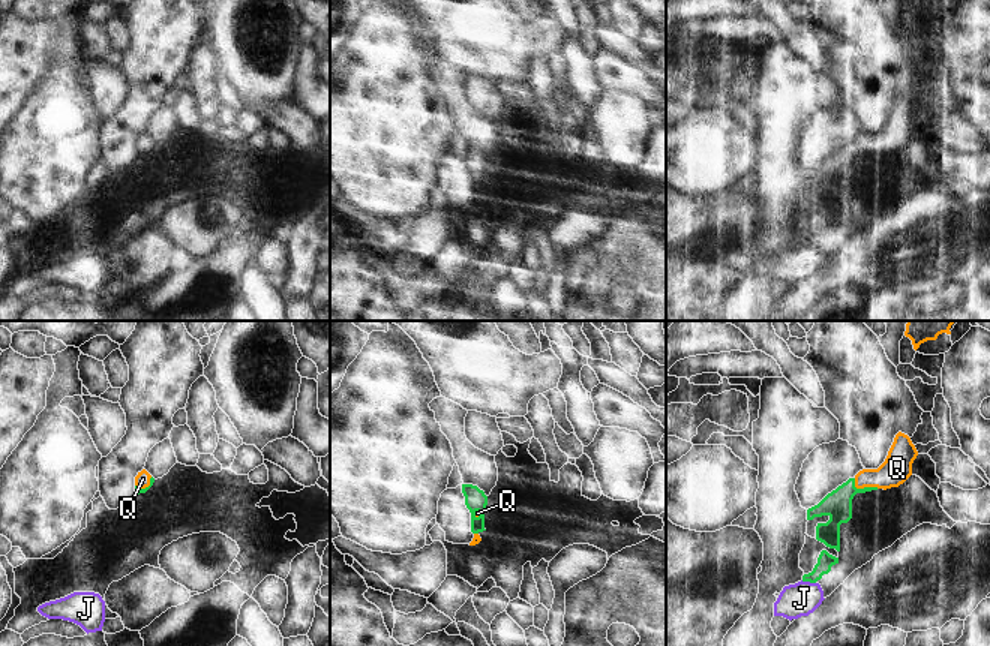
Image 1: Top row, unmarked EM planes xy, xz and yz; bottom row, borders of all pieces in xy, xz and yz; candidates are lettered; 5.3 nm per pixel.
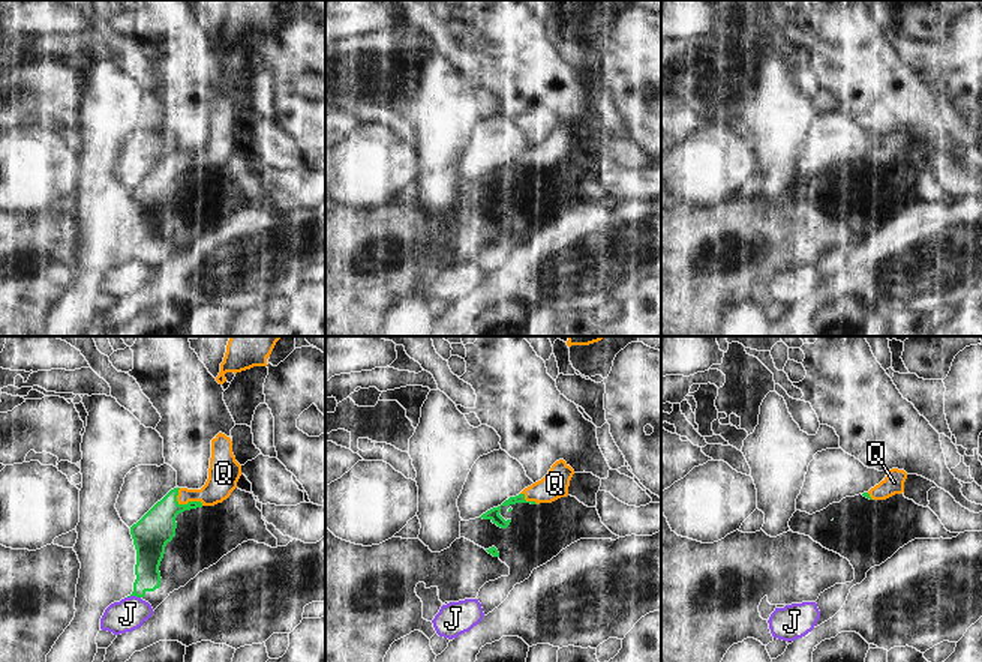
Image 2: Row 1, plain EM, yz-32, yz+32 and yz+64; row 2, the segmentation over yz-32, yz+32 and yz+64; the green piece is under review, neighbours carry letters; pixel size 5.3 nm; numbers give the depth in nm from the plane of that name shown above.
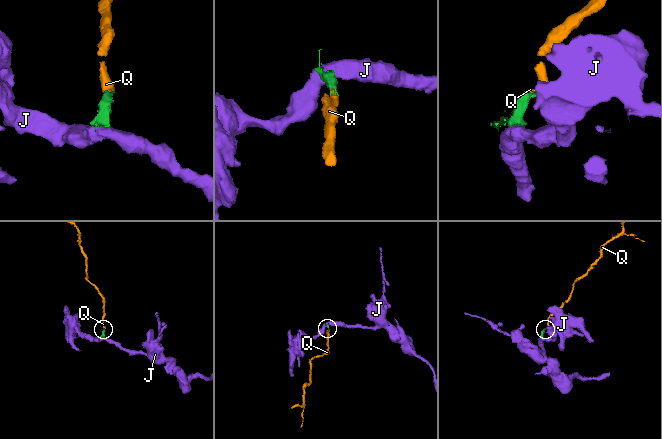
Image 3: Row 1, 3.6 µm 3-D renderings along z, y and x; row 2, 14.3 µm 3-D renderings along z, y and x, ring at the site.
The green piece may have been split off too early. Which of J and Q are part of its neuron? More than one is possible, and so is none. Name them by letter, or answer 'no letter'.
Q

